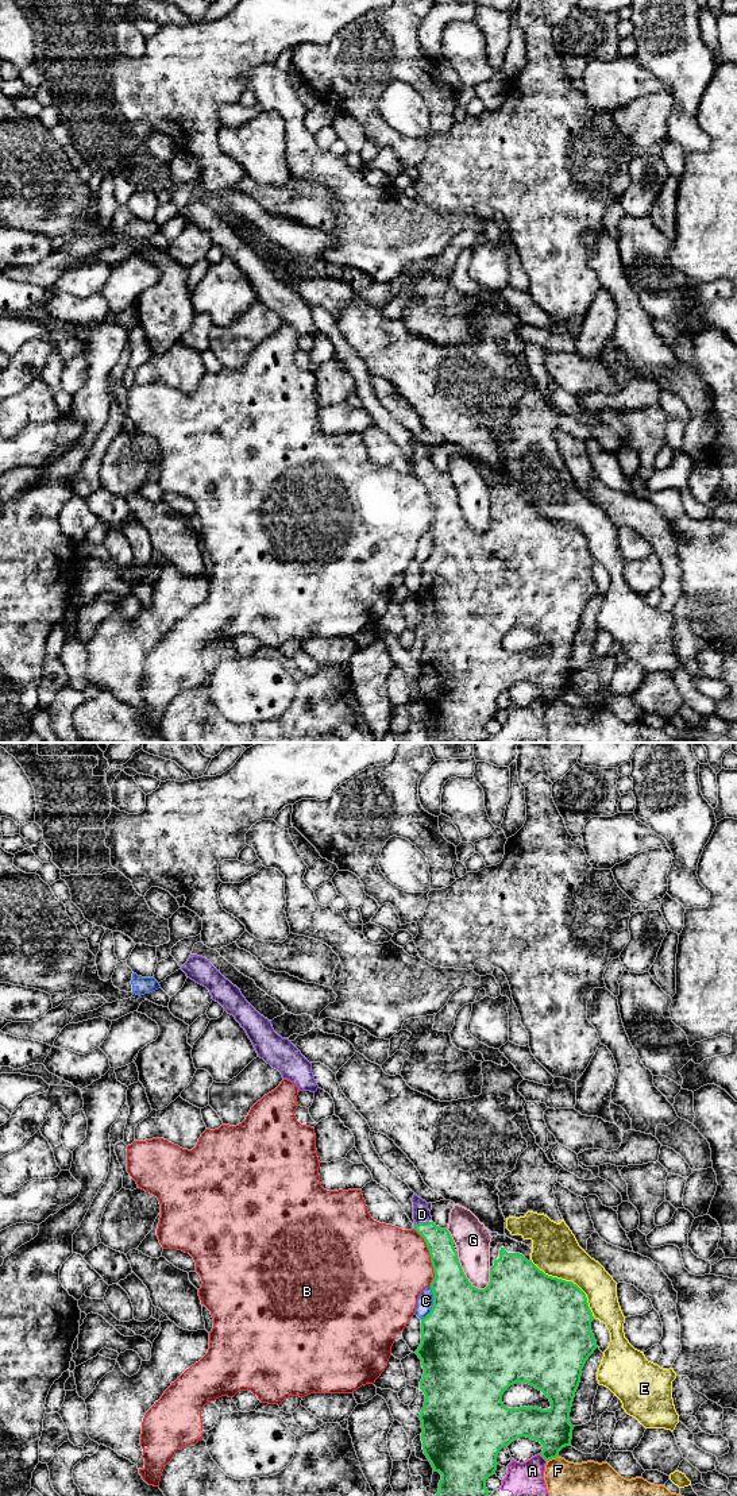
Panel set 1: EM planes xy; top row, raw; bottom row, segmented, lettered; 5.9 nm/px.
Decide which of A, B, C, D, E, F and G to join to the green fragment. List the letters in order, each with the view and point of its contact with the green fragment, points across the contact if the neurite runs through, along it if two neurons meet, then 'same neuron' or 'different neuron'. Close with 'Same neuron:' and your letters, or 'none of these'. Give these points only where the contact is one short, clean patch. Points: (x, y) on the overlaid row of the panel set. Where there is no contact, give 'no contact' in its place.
A: contact xy (543, 1457); different neuron
B: contact xy (431, 1257); different neuron
C: contact xy (433, 1303); different neuron
D: contact xy (421, 1223); way xy (443, 1256), (439, 1241), (421, 1223), (421, 1214); same neuron
E: contact xy (570, 1281); different neuron
F: contact xy (552, 1457); different neuron
G: contact xy (469, 1281); different neuron
Same neuron: D

